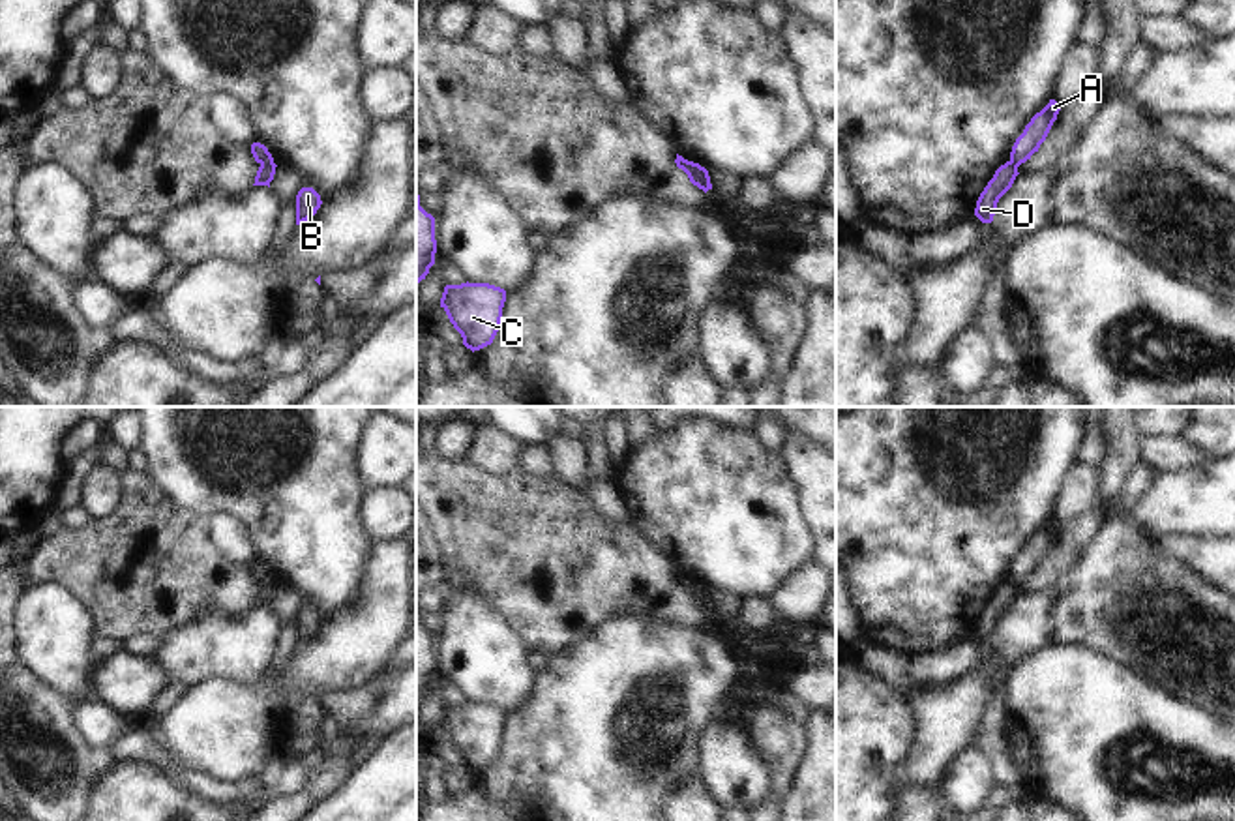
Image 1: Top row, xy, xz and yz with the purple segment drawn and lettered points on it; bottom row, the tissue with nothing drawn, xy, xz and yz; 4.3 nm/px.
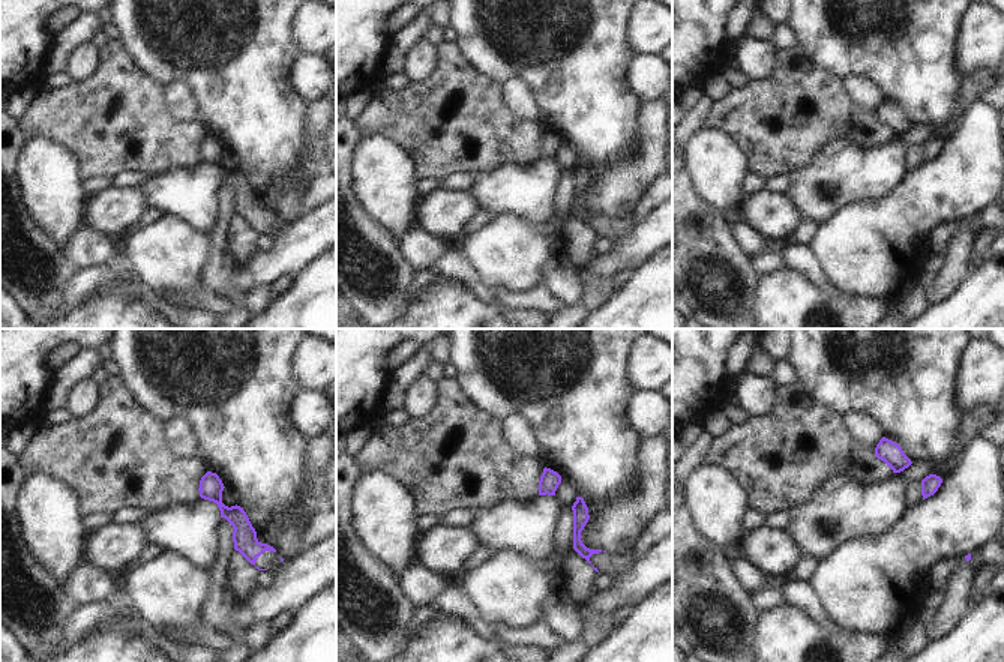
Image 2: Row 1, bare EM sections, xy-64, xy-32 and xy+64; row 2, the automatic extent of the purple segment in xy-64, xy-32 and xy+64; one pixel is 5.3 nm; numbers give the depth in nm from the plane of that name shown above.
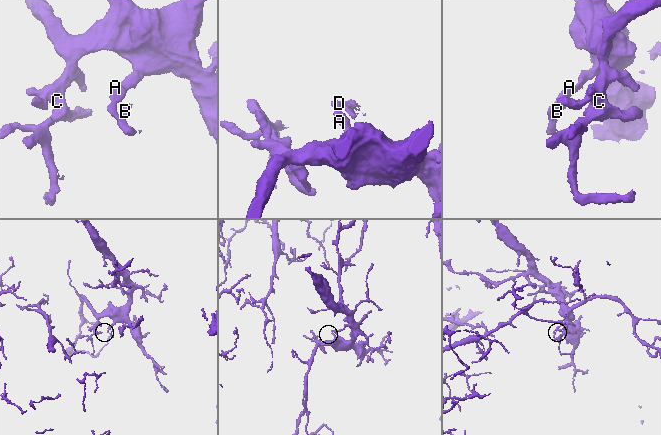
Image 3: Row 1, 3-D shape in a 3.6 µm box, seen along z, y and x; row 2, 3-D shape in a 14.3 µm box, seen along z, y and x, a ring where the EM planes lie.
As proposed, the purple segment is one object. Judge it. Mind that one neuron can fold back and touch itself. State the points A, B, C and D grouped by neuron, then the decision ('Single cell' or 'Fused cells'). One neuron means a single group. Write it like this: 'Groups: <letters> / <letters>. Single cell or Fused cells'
Groups: A C / B D. Fused cells.

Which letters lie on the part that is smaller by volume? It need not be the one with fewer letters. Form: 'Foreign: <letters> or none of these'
Foreign: B, D.

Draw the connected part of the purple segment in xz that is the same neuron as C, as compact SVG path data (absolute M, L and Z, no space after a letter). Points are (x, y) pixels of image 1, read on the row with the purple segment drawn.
M489 283L446 285L440 307L461 334L467 349L480 351L493 343L506 302L506 291Z

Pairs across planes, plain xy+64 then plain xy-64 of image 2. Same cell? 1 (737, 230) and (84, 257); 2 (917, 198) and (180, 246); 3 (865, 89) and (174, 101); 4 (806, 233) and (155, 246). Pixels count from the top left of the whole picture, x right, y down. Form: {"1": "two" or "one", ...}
{"1": "one", "2": "one", "3": "one", "4": "two"}

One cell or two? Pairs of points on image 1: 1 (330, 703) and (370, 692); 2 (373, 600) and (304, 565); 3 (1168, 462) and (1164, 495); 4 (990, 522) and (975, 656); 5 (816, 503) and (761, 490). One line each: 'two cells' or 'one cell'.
1: one cell
2: two cells
3: two cells
4: two cells
5: two cells

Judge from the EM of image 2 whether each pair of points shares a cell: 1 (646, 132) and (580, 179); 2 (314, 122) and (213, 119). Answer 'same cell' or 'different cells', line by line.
1: different cells
2: different cells

